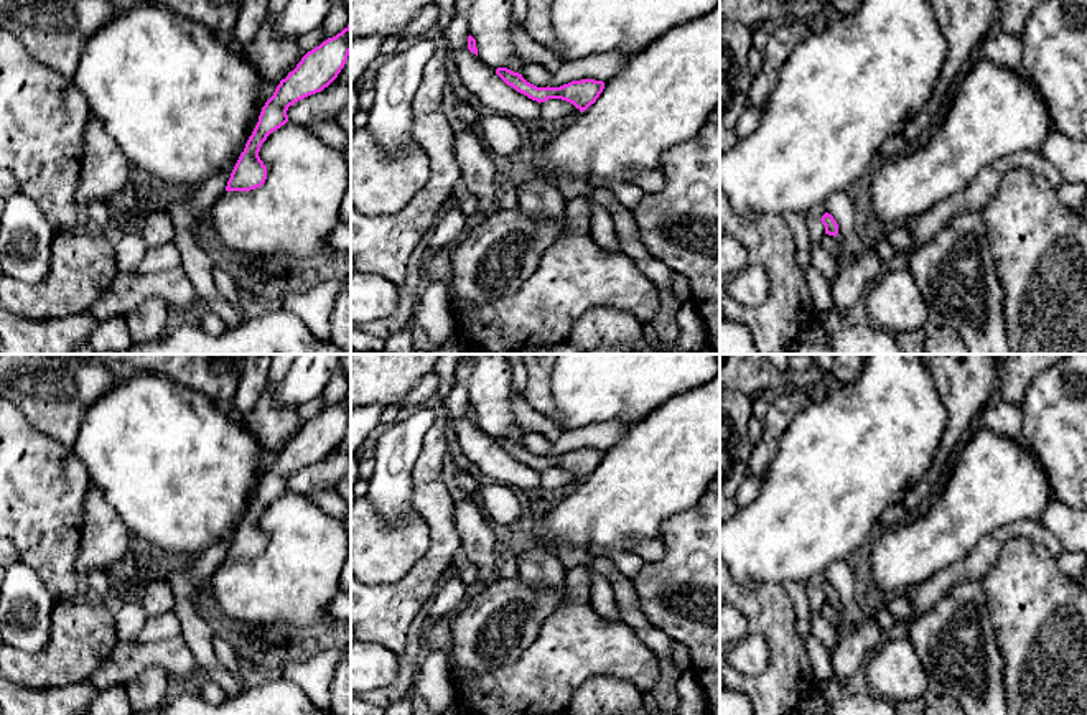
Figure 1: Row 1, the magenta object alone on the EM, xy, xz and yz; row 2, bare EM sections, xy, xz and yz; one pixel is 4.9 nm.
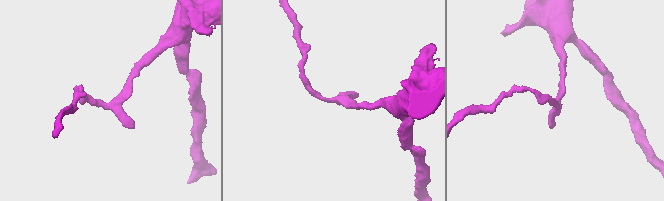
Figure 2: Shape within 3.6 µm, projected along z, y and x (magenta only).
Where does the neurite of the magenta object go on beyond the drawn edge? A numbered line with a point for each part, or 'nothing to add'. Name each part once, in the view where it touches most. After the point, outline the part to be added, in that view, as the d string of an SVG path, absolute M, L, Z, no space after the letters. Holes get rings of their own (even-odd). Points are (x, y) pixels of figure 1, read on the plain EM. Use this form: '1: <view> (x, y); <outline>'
1: yz (844, 628); M842 603L835 605L835 610L840 613L840 621L833 626L840 639L845 639L855 633L855 628L850 624L847 616L843 615Z

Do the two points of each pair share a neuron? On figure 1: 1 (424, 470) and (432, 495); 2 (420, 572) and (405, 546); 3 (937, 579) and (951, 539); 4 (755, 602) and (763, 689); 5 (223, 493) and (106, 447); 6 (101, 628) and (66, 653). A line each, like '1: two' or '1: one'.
1: two
2: two
3: two
4: one
5: one
6: one

